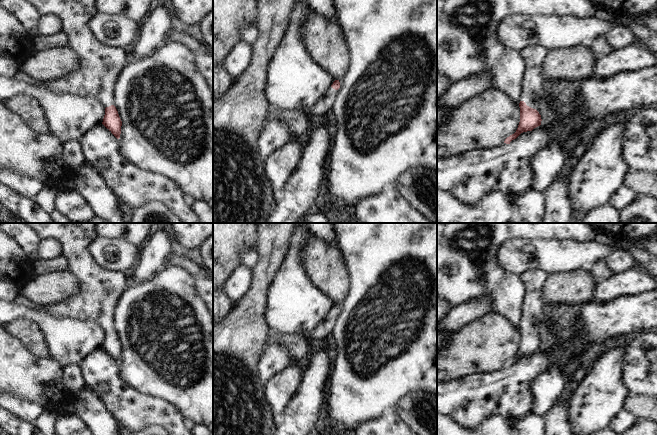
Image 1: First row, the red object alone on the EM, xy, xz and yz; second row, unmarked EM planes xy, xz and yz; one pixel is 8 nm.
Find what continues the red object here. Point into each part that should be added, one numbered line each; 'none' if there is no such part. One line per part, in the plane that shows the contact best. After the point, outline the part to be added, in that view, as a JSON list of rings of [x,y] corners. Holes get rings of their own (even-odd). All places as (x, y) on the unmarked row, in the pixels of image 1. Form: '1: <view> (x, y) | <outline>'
1: yz (533, 280) | [[[539,269],[526,271],[520,275],[520,279],[526,290],[522,305],[522,322],[527,330],[538,333],[539,324],[543,320],[543,286],[548,275]]]

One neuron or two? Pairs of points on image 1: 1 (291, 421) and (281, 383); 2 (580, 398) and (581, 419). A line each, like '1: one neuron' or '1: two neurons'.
1: two neurons
2: one neuron

